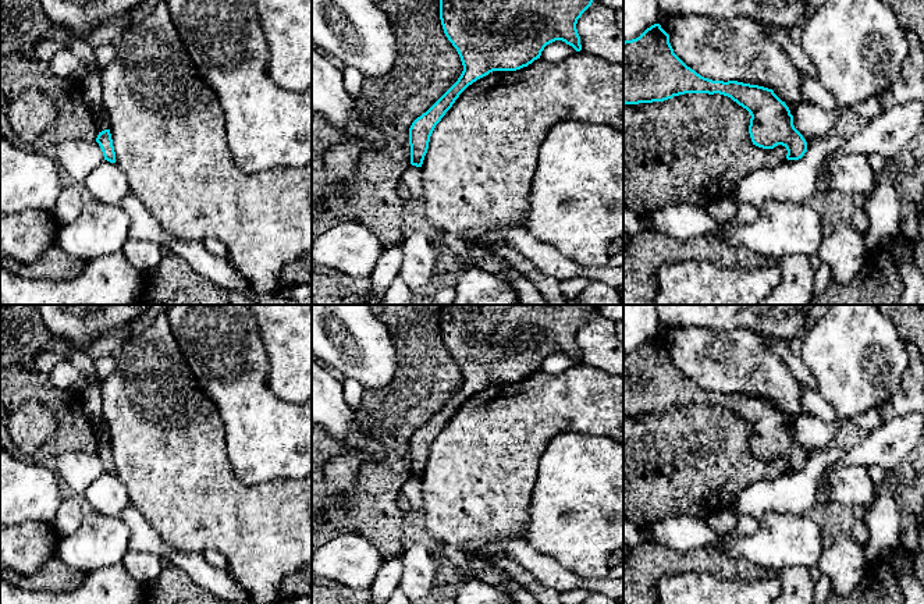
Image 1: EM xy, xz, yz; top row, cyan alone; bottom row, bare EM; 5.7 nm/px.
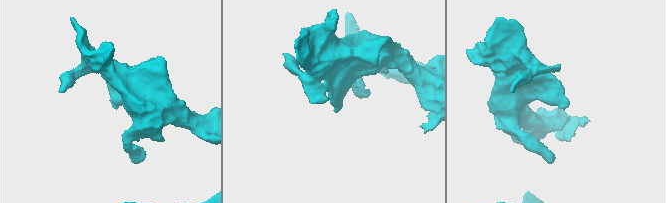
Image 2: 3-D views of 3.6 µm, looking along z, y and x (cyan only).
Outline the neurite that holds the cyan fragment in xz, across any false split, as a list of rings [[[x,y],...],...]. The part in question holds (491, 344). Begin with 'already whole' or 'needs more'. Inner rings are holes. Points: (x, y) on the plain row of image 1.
already whole; [[[443,305],[440,331],[445,348],[456,360],[463,383],[458,392],[409,440],[411,476],[422,479],[436,437],[459,406],[493,383],[516,383],[540,370],[544,359],[562,352],[582,362],[578,331],[591,317],[596,305]]]

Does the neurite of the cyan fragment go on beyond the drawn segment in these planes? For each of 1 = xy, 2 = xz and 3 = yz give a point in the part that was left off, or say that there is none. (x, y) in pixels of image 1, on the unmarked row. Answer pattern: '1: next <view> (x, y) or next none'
1: next none
2: next none
3: next none

